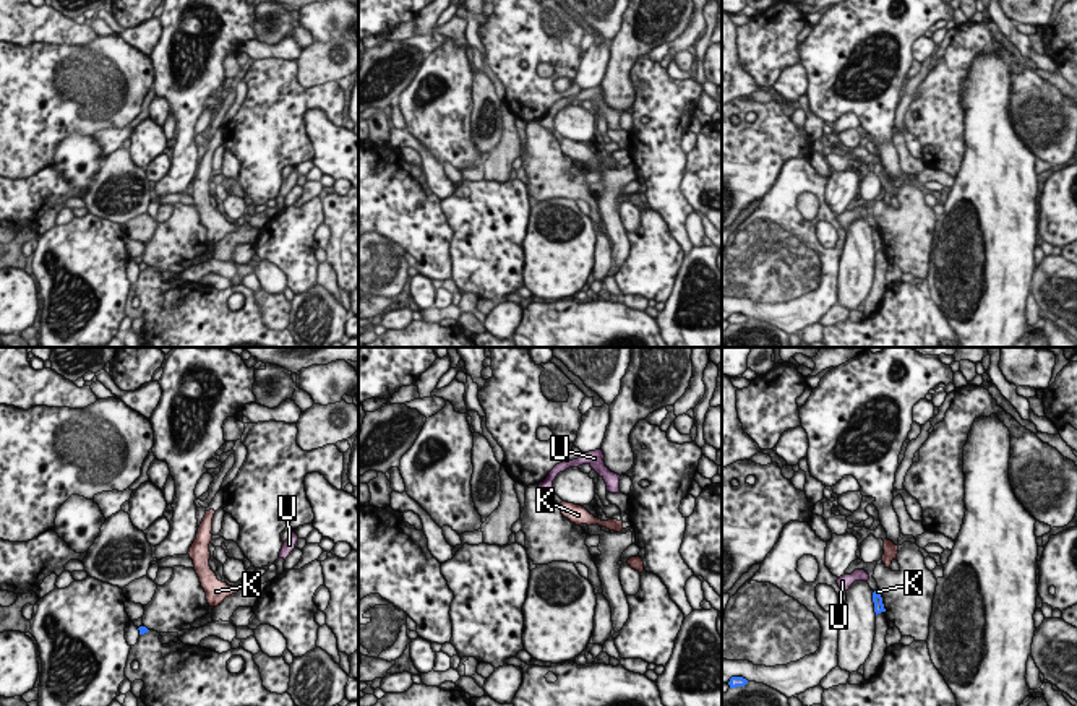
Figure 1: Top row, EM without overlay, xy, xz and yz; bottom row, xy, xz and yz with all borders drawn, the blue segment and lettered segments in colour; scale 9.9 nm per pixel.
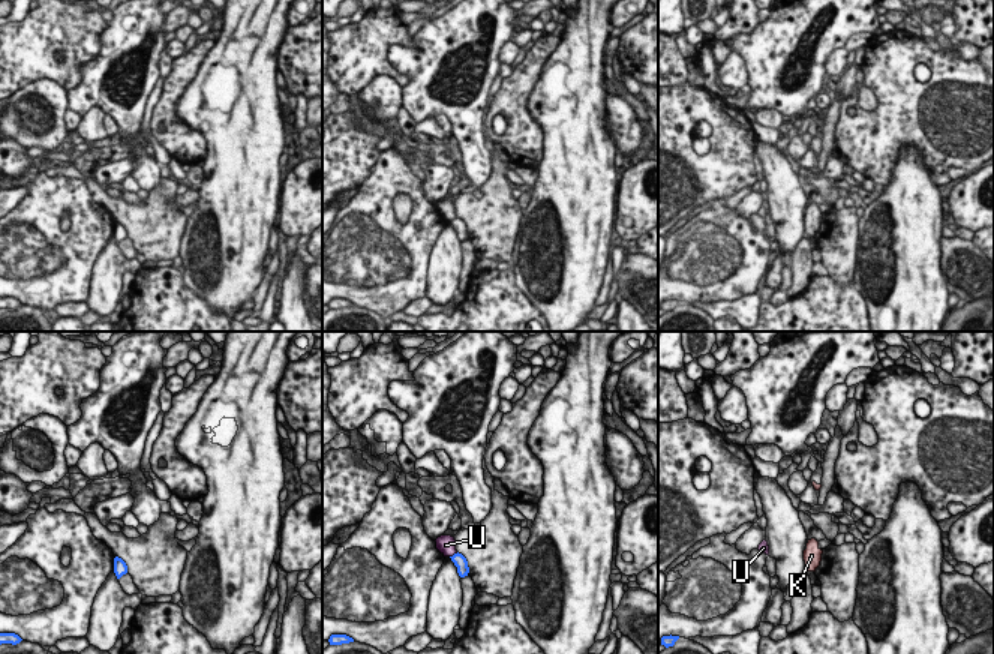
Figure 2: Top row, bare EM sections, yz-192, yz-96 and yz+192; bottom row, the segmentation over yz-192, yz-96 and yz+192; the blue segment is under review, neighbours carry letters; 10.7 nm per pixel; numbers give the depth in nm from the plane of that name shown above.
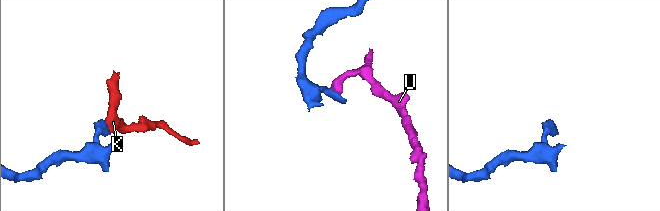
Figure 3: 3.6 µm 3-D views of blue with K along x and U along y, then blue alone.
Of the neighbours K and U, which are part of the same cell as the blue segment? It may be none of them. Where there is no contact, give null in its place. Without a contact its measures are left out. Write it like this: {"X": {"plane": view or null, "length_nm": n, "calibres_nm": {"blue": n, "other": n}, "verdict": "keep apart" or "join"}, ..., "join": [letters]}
{"K": {"plane": "yz", "length_nm": 70, "calibres_nm": {"blue": 100, "other": 50}, "verdict": "keep apart"}, "U": {"plane": "xz", "length_nm": 70, "calibres_nm": {"blue": 50, "other": 130}, "verdict": "keep apart"}, "join": []}

